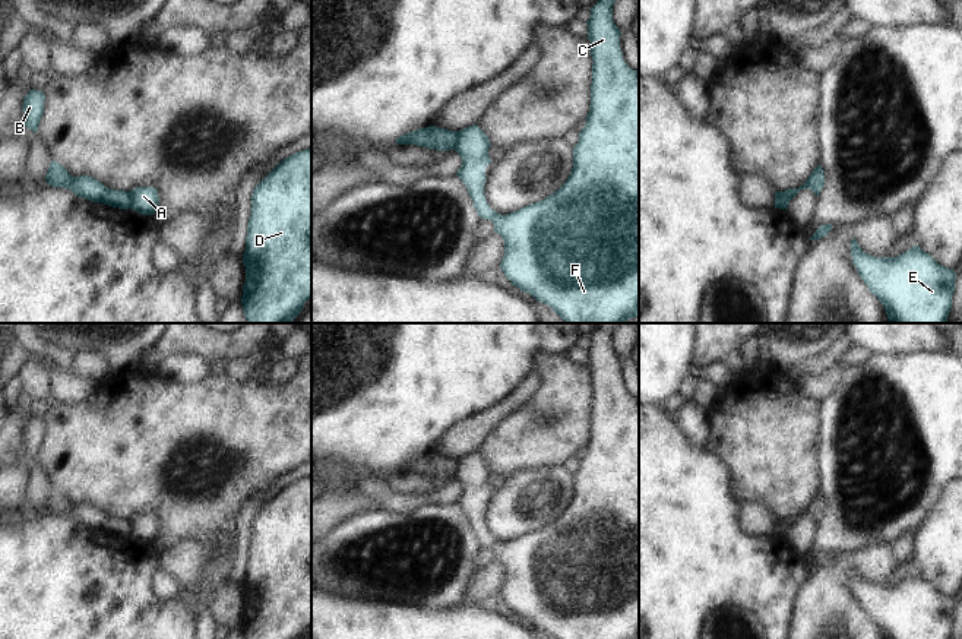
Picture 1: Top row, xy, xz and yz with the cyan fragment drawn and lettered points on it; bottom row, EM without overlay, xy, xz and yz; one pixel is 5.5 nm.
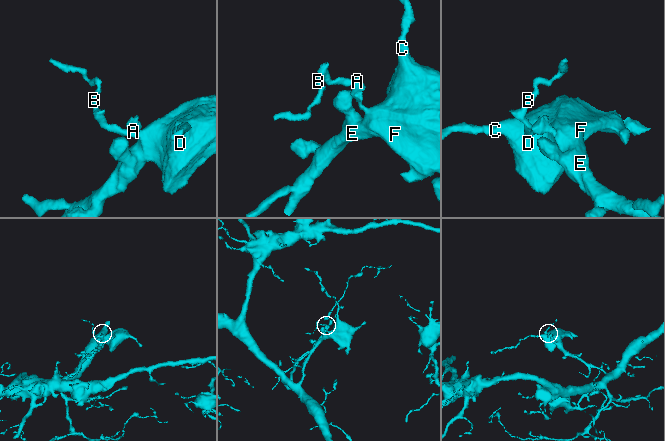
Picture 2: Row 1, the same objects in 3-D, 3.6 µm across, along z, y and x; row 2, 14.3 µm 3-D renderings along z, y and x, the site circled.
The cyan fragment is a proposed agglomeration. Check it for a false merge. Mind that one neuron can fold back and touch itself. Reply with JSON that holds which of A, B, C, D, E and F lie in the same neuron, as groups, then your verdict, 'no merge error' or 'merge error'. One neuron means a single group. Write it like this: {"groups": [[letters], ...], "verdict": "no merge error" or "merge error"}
{"groups": [["A", "C", "D", "E", "F"], ["B"]], "verdict": "merge error"}

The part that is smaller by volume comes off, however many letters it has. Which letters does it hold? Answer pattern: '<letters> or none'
B

